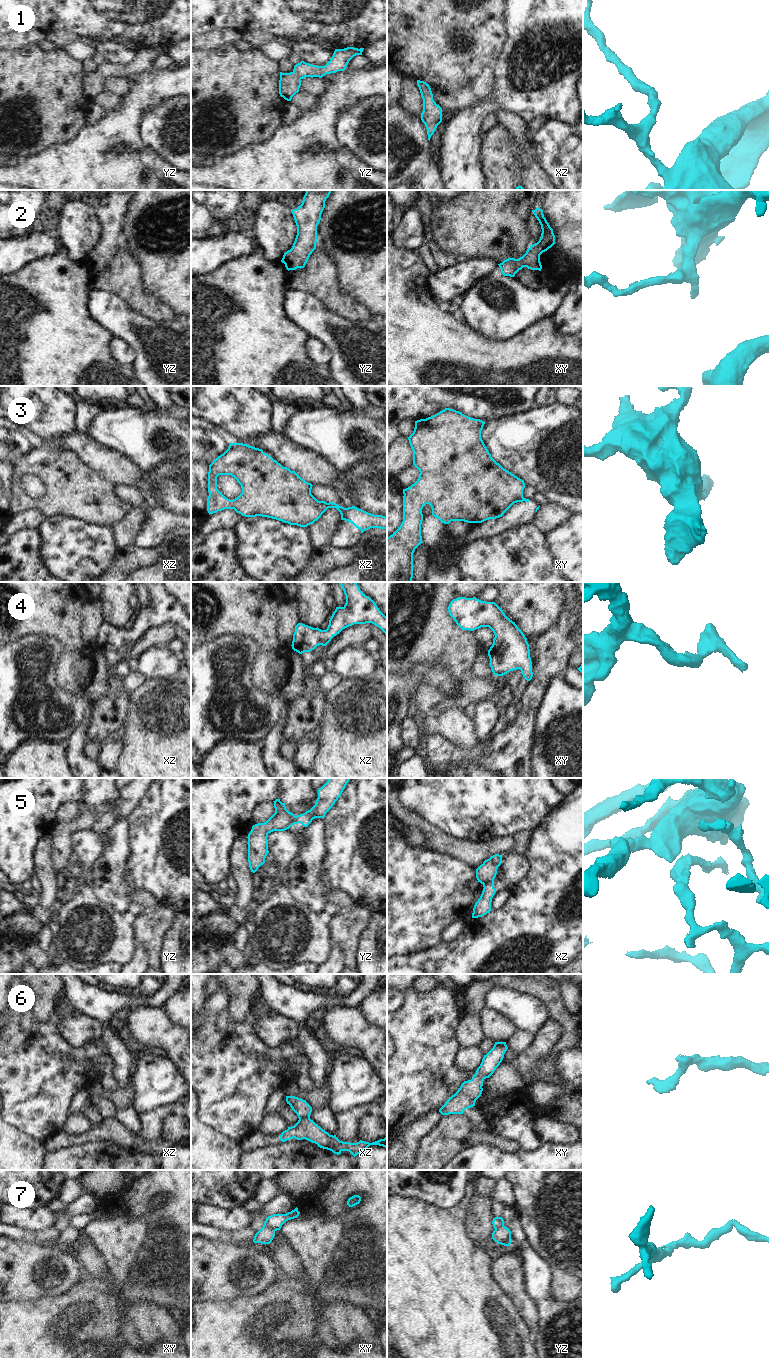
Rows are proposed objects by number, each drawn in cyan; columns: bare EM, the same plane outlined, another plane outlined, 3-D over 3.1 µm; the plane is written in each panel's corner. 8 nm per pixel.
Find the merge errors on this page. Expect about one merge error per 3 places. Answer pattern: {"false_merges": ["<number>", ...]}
{"false_merges": ["3", "5", "6", "7"]}

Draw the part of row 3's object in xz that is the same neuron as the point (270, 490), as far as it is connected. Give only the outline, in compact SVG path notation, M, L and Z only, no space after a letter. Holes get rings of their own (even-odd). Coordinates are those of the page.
M230 443L228 449L210 465L208 472L207 511L210 514L224 509L234 509L245 517L268 517L300 527L317 521L328 509L311 494L312 484L302 479L295 471L283 467L262 449L243 443ZM231 475L241 485L242 493L235 499L226 498L217 489L217 477Z

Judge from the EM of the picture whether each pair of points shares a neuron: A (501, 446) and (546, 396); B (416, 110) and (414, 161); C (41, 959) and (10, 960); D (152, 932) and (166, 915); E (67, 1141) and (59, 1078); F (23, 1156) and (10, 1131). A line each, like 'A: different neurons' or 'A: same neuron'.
A: different neurons
B: different neurons
C: same neuron
D: same neuron
E: different neurons
F: same neuron

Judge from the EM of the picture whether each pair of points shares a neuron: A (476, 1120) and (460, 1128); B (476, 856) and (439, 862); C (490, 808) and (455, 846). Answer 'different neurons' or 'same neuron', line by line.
A: different neurons
B: different neurons
C: different neurons

